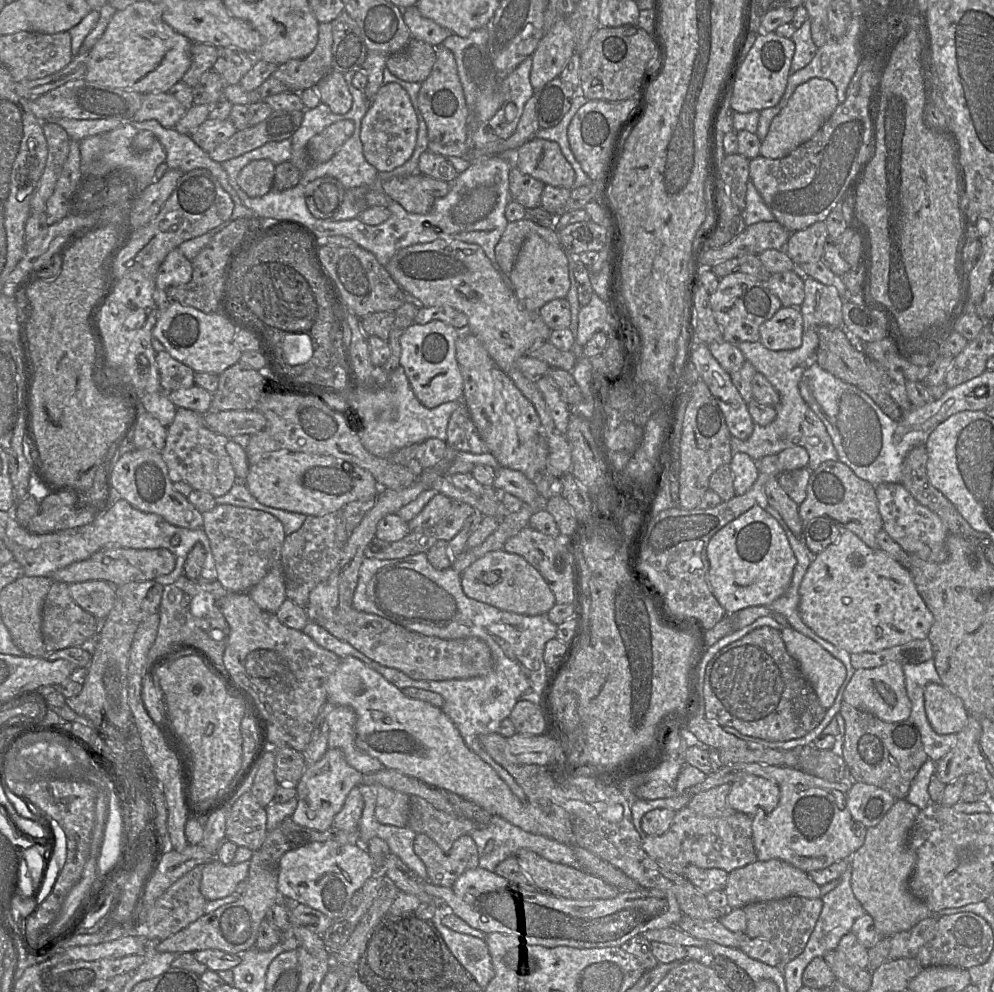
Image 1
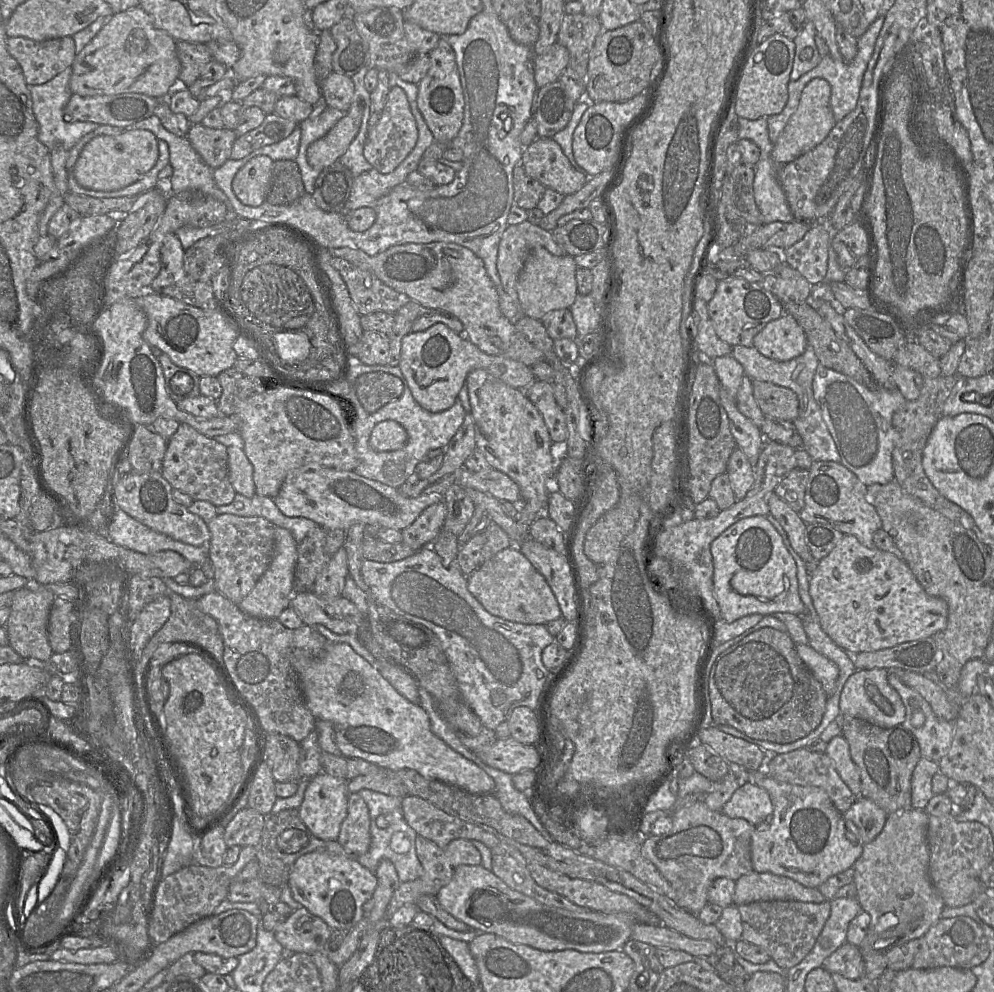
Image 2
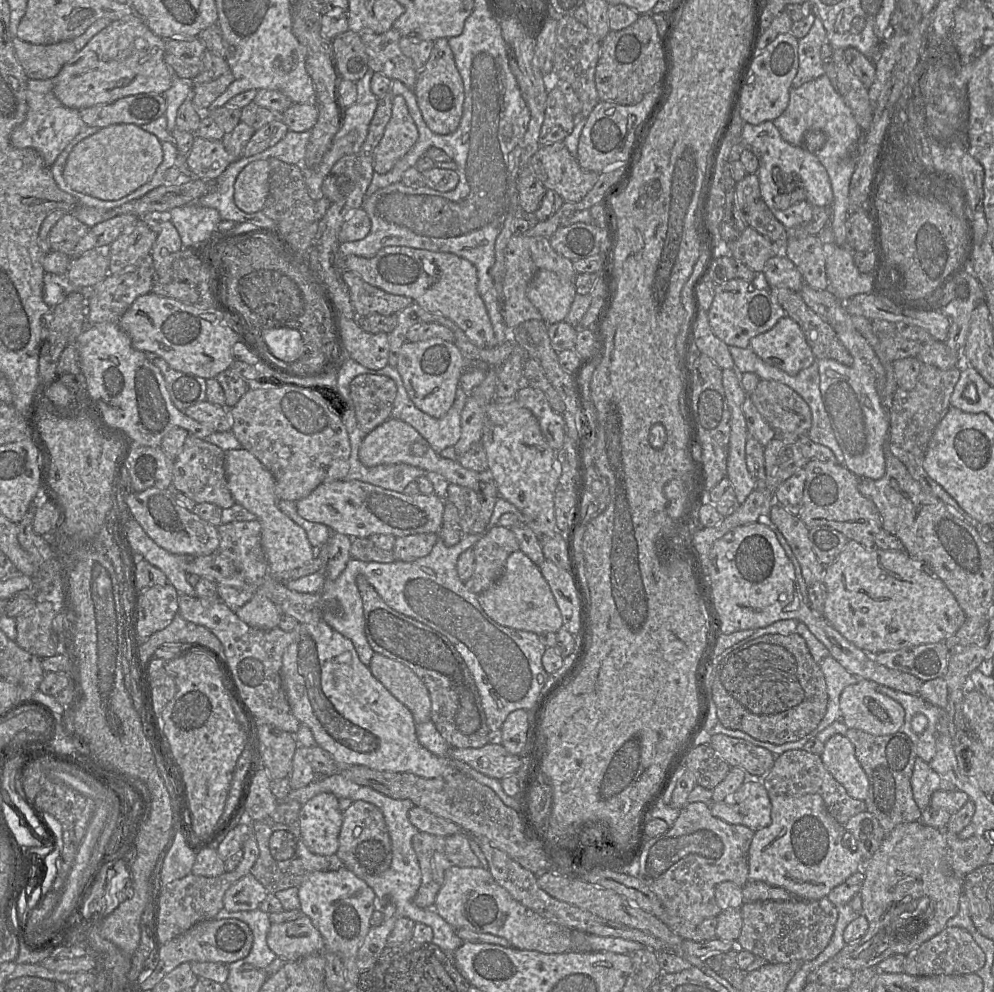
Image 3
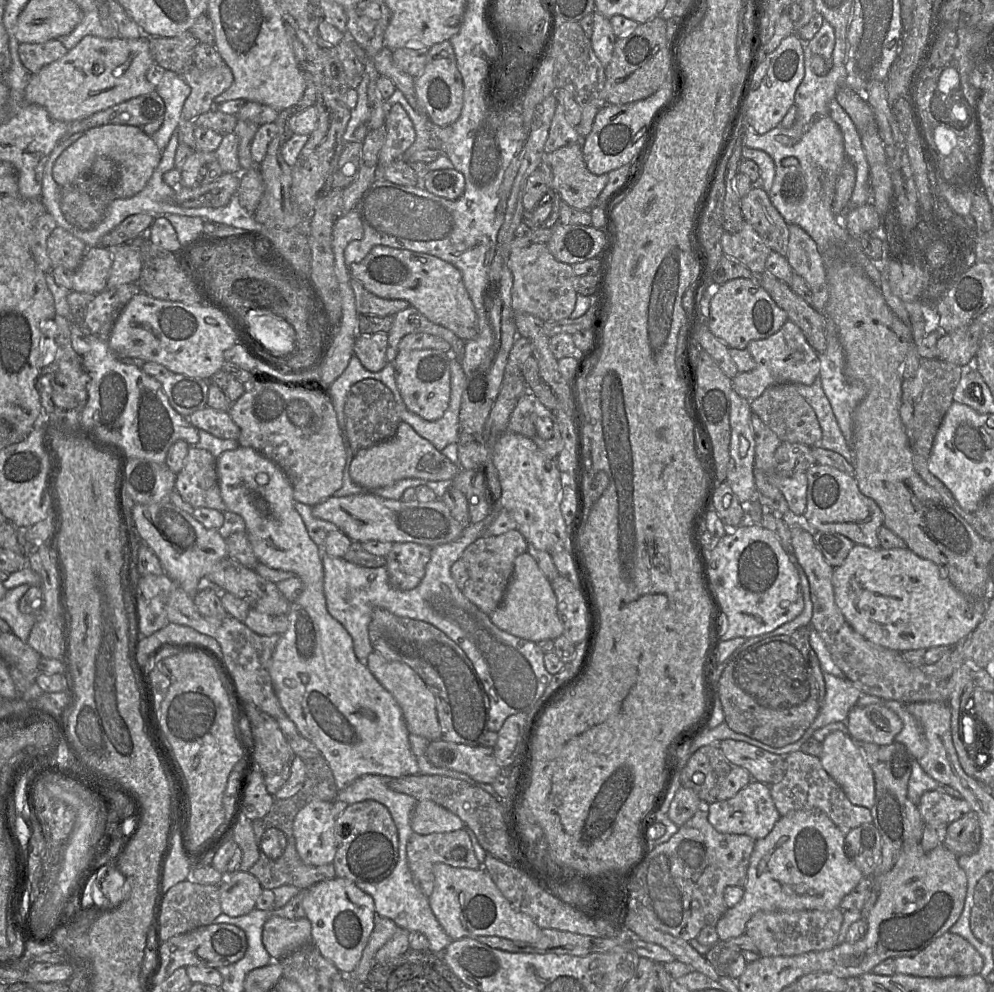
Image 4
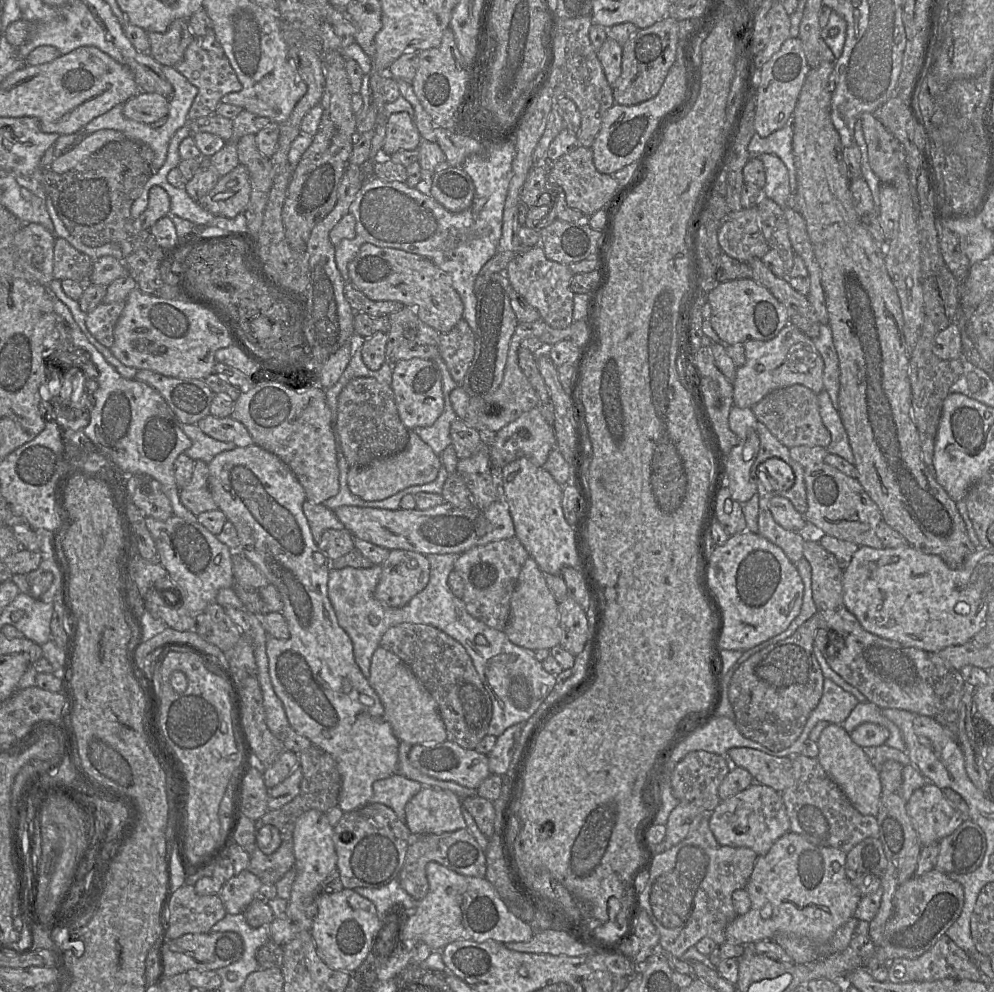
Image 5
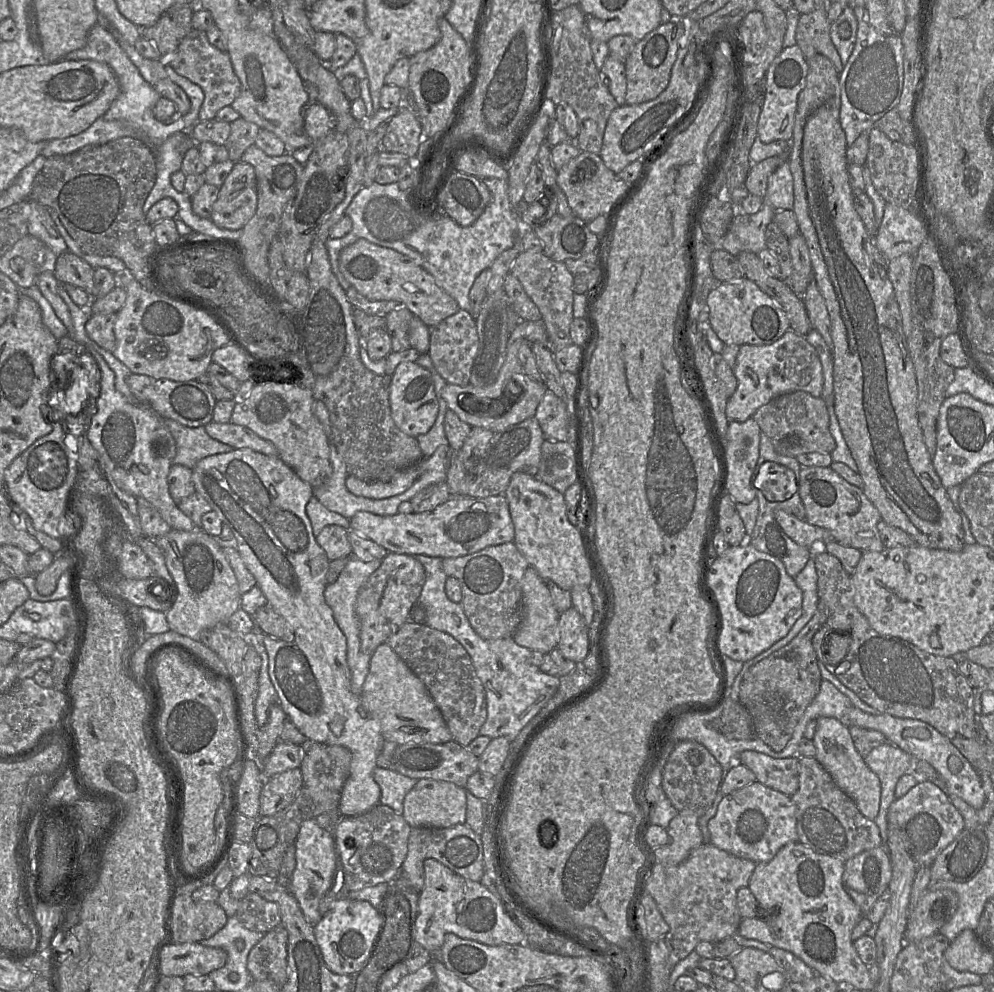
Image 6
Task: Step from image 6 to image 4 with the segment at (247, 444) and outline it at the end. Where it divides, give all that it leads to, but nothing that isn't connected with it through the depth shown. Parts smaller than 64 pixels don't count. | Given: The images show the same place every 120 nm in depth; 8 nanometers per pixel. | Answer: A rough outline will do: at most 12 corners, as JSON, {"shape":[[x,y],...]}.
{"shape":[[206,406],[187,419],[217,438],[234,440],[240,429],[227,411]]}

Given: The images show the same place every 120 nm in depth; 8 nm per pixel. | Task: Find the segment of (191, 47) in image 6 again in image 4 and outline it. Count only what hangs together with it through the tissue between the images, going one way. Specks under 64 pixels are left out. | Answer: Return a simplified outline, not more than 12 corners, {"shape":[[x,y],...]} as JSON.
{"shape":[[224,63],[203,71],[192,66],[182,75],[191,93],[183,120],[214,108],[214,99],[234,77]]}

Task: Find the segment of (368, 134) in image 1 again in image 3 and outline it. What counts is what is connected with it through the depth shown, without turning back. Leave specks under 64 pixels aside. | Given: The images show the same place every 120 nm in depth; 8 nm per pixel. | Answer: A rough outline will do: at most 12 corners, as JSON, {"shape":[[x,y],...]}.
{"shape":[[401,95],[374,150],[374,172],[385,174],[418,139]]}

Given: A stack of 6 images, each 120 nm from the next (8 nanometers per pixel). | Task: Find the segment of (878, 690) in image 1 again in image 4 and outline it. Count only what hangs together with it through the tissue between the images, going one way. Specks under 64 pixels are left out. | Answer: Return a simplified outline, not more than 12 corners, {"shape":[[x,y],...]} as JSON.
{"shape":[[881,704],[848,713],[856,742],[887,745],[903,722]]}

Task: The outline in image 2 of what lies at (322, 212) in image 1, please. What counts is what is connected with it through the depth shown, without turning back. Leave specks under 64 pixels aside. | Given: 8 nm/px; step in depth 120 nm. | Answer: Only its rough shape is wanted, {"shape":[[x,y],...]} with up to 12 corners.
{"shape":[[339,161],[321,171],[312,197],[343,213],[354,181]]}

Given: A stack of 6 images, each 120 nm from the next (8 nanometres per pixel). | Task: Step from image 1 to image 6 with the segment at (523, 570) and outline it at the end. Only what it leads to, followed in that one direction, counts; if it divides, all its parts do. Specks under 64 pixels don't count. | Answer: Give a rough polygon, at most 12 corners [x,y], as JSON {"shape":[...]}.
{"shape":[[528,566],[522,579],[519,646],[549,654],[559,643],[546,582]]}

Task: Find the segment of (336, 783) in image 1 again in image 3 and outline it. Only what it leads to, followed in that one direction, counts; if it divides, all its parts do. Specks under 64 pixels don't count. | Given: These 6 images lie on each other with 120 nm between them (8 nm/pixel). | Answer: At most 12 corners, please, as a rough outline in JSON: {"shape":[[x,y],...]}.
{"shape":[[319,793],[302,805],[300,831],[314,854],[336,854],[339,798]]}

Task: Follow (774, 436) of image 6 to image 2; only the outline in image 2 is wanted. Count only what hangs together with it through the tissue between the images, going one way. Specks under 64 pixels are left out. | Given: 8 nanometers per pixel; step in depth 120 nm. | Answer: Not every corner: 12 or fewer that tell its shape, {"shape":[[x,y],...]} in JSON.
{"shape":[[752,380],[765,417],[793,422],[799,401],[789,388]]}

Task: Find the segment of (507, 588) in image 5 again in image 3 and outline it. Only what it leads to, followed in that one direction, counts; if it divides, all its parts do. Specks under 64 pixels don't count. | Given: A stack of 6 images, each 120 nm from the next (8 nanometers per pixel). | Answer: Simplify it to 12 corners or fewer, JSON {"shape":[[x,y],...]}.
{"shape":[[496,525],[473,546],[464,582],[480,595],[520,550],[511,529]]}

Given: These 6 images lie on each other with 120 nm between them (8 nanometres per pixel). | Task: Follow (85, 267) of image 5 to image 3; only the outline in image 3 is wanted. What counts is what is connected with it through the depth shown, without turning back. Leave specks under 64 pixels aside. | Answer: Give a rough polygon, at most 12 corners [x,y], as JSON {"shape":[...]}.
{"shape":[[66,212],[50,230],[50,250],[71,258],[88,230]]}

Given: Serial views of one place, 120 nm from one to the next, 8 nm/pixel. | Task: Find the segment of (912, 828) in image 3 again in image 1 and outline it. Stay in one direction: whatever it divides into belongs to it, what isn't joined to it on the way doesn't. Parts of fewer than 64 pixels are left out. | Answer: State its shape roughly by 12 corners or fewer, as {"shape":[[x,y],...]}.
{"shape":[[896,800],[850,857],[883,938],[933,915],[908,887],[920,809]]}

